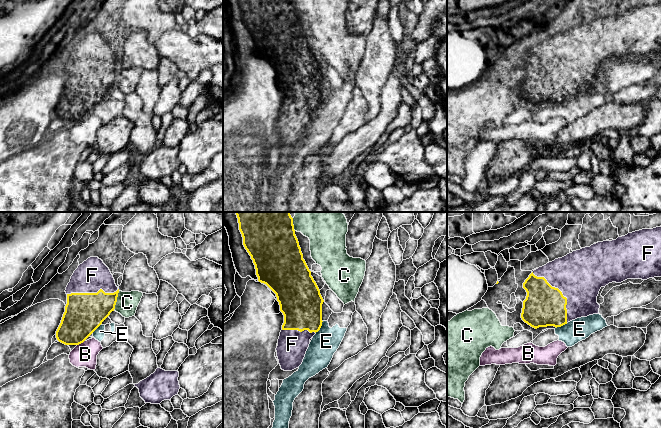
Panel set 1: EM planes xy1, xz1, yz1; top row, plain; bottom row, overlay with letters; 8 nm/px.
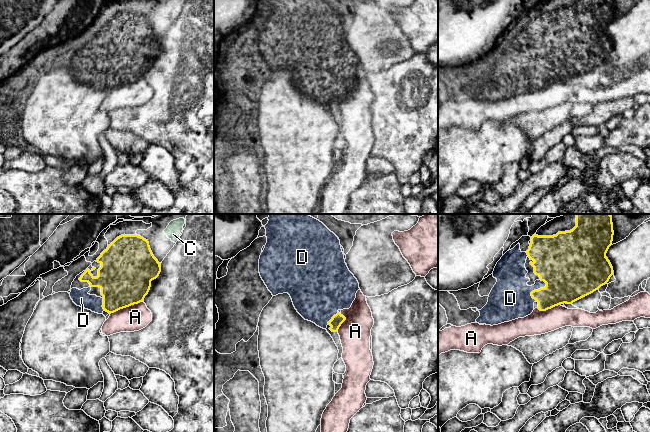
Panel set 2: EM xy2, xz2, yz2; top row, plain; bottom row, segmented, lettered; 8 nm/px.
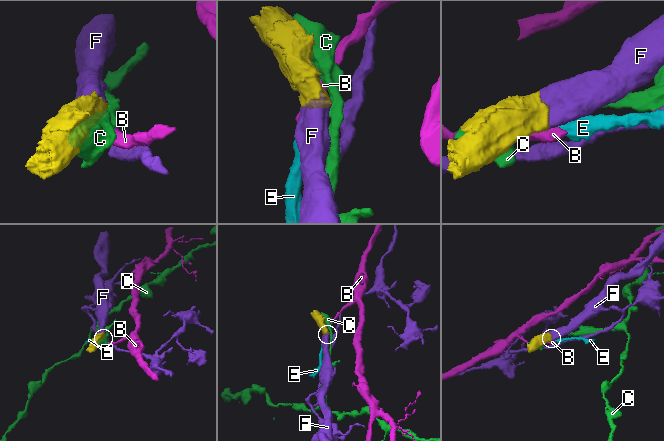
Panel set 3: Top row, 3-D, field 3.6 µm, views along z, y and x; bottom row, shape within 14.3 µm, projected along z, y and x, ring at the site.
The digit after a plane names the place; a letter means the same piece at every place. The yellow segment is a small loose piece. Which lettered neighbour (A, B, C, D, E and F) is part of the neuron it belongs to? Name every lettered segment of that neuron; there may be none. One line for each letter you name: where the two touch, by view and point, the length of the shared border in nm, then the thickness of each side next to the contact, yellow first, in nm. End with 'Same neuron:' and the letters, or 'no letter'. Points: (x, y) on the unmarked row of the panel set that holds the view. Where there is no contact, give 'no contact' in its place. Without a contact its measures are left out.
D: contact yz2 (538, 65); length 180 nm; calibres 360 and 340 nm
F: contact yz1 (561, 69); length 500 nm; calibres 320 and 380 nm
Same neuron: D, F

